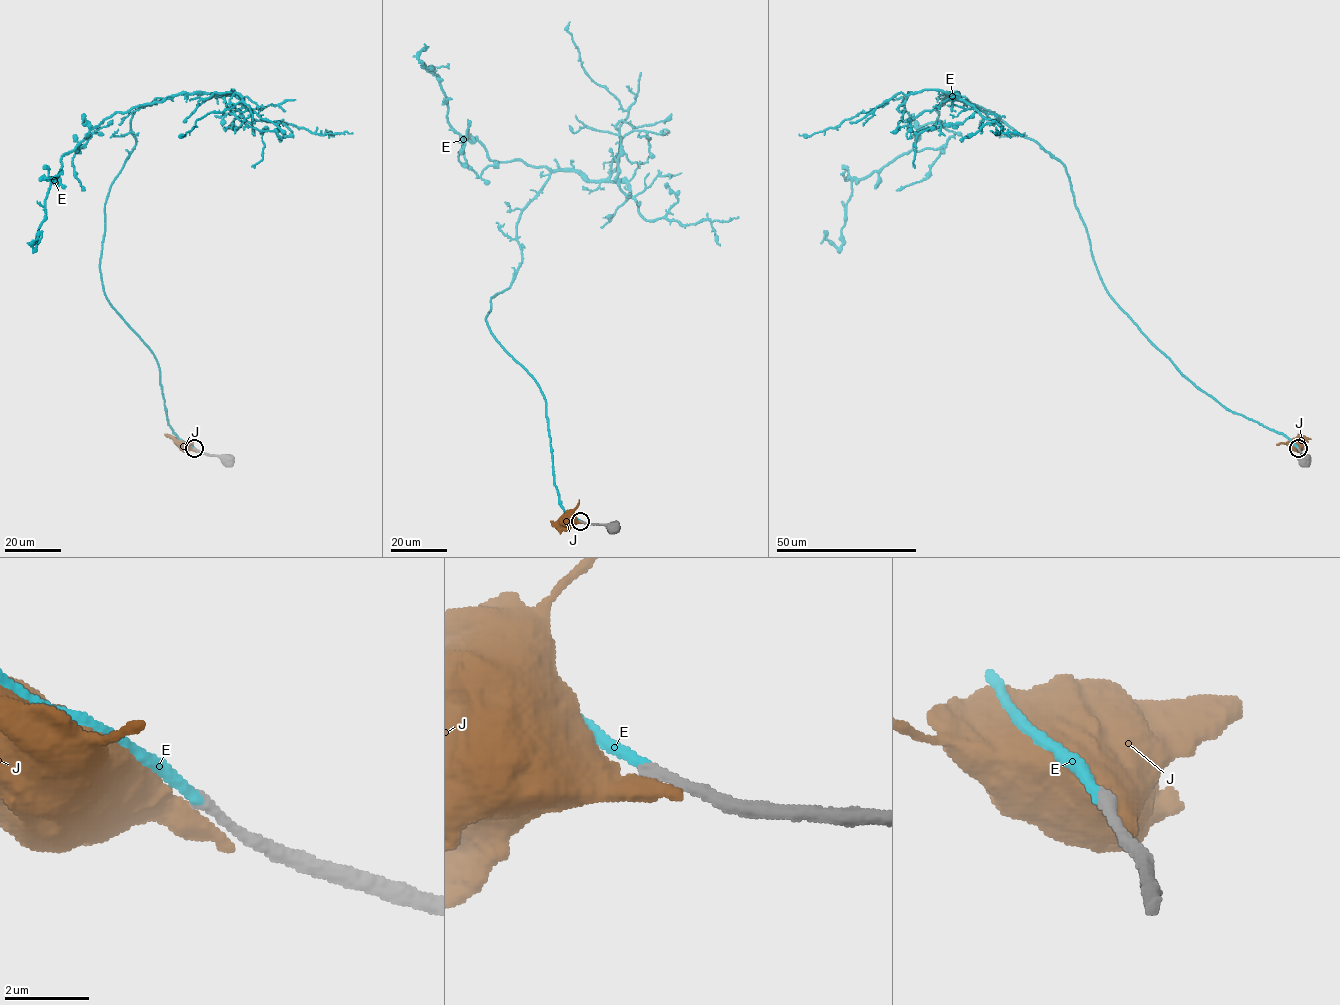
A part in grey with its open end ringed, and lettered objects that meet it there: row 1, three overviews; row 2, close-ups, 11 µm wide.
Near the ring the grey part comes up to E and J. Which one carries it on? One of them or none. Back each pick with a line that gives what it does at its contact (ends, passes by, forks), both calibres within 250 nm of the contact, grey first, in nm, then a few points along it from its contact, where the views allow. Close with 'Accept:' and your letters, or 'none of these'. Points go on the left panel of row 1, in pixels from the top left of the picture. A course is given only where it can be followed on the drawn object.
E: it ends there; 320 nm thick on the grey side, 260 nm on the other; it runs (194, 448), (168, 425), (157, 361), (100, 269), (131, 118), (164, 99), (114, 112), (65, 154), (38, 243)
Accept: E

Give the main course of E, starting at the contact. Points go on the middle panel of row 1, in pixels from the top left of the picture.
E: (580, 521), (554, 485), (543, 394), (486, 320), (550, 171), (490, 161), (451, 126), (424, 44)

